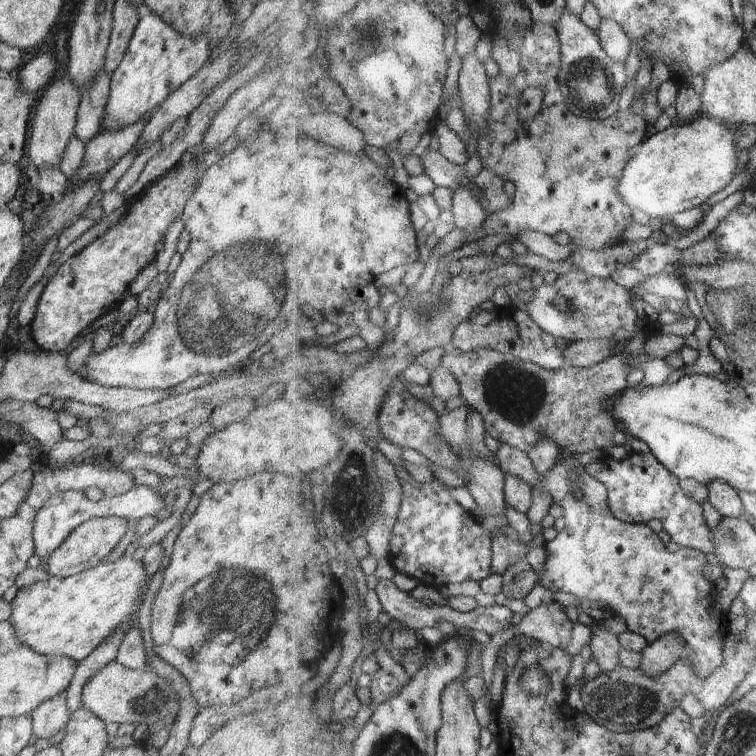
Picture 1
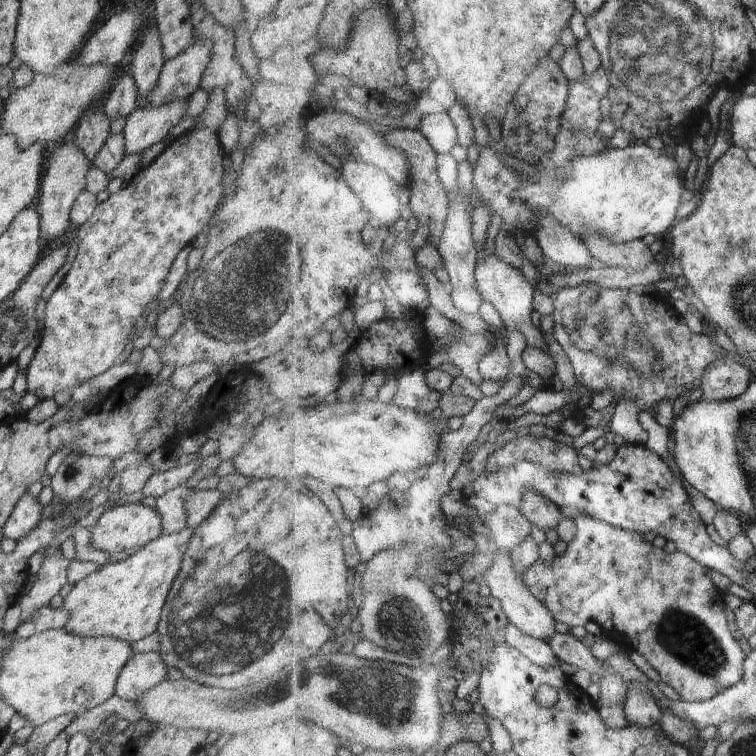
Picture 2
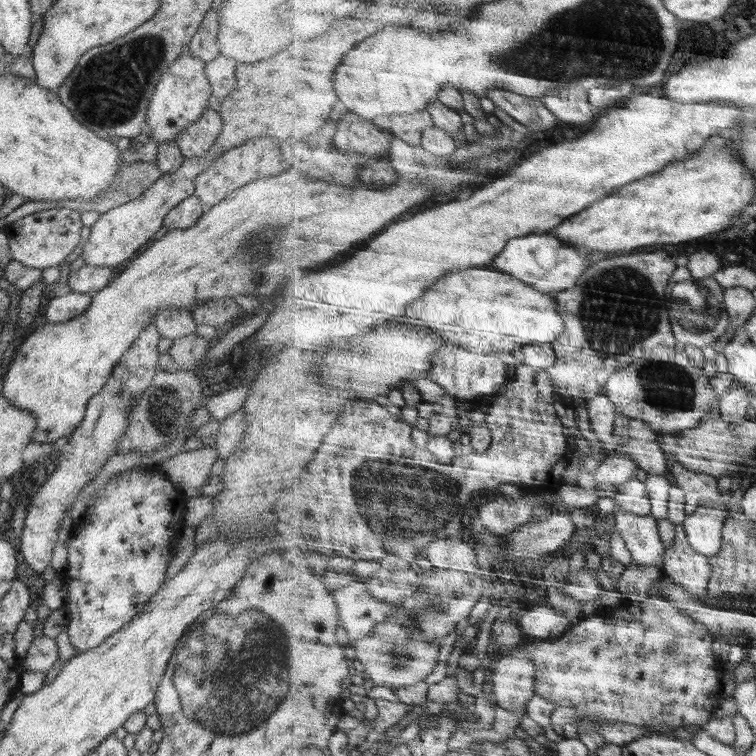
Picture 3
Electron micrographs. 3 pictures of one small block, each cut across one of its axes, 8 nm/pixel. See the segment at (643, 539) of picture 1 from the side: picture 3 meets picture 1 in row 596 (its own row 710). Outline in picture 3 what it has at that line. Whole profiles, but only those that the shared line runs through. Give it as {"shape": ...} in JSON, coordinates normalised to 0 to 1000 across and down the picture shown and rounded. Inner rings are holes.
{"shape":[[[868,771],[864,775],[860,791],[851,794],[845,800],[836,796],[829,796],[815,808],[810,817],[800,817],[791,812],[782,816],[772,816],[766,824],[755,827],[745,841],[731,844],[729,848],[716,848],[714,851],[704,851],[697,854],[697,858],[704,865],[706,876],[710,876],[710,918],[717,923],[722,923],[735,931],[738,935],[754,935],[762,938],[766,943],[775,946],[776,950],[759,958],[770,967],[791,967],[795,970],[795,958],[799,954],[827,955],[849,960],[860,960],[861,958],[884,958],[892,962],[911,962],[934,959],[946,950],[947,938],[954,933],[955,923],[955,897],[958,897],[958,881],[950,876],[947,865],[944,865],[944,839],[939,839],[939,832],[935,825],[921,820],[917,815],[906,811],[903,804],[899,804],[894,798],[882,792],[877,782],[877,772]]]}

